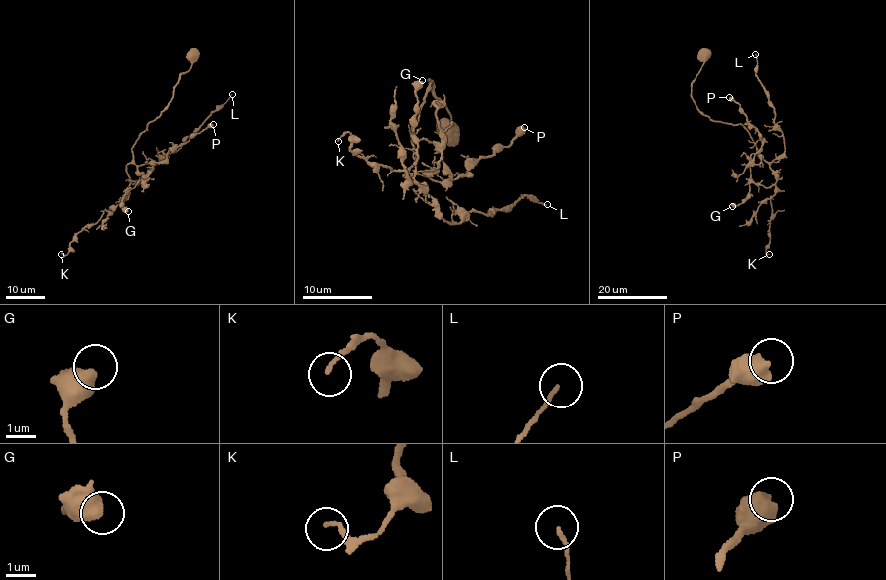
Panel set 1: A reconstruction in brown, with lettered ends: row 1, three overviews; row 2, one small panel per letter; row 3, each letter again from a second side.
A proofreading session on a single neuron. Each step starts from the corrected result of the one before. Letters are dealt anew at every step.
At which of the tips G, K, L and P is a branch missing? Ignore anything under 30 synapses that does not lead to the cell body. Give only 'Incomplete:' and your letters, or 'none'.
Incomplete: none

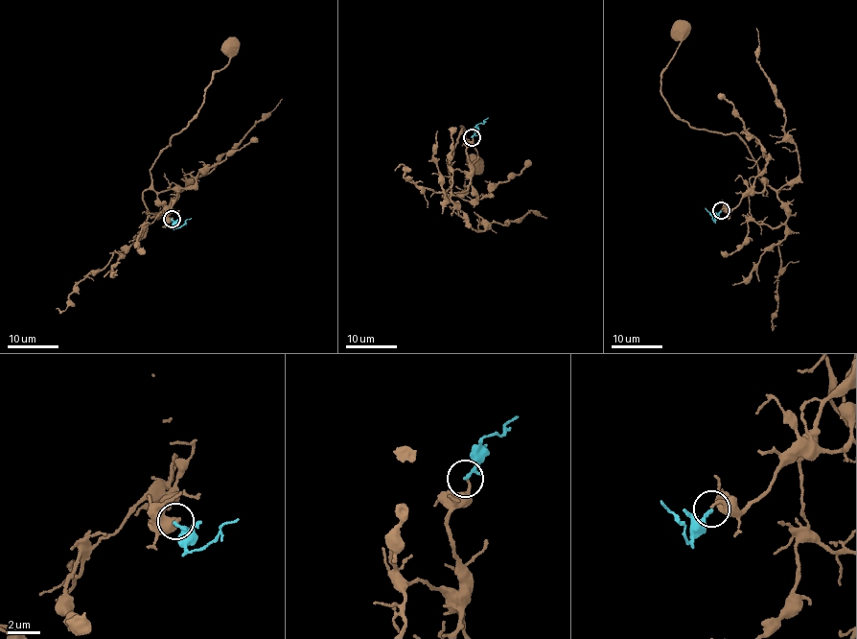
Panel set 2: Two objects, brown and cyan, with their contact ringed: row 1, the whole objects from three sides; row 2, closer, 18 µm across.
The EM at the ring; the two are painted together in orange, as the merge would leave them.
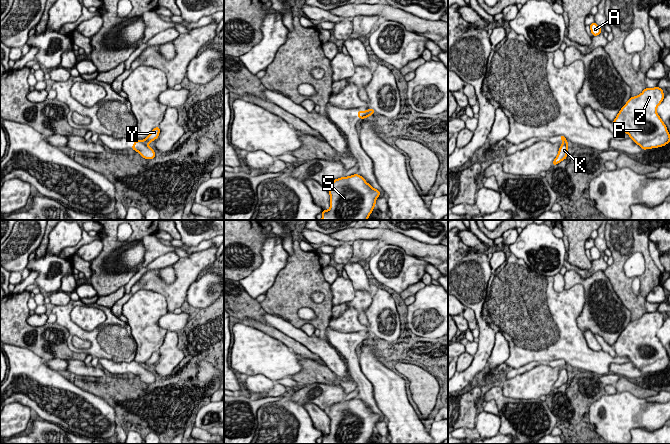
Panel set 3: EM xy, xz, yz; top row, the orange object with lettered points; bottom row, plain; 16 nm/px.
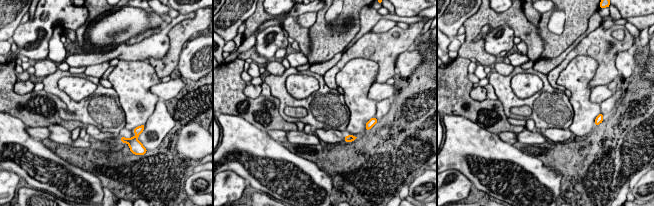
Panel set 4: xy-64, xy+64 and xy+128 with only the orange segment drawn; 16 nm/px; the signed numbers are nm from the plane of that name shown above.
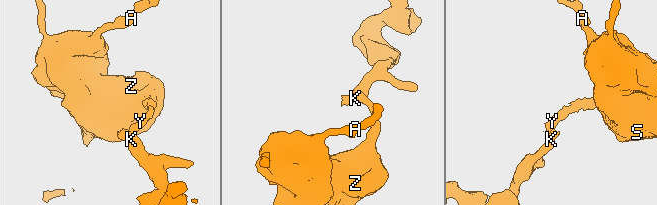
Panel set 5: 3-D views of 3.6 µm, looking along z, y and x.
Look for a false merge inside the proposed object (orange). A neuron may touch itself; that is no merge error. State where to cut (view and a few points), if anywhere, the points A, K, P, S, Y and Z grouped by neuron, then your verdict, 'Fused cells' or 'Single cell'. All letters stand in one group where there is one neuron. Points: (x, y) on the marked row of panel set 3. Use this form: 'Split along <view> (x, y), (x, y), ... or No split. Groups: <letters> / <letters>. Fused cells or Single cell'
Split along xy (143, 140), (147, 145). Groups: A P S Y Z / K. Fused cells

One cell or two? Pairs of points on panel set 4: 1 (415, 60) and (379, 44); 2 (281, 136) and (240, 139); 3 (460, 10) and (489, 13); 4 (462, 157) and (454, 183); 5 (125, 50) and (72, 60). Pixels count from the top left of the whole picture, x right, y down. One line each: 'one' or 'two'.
1: two
2: two
3: two
4: two
5: one

